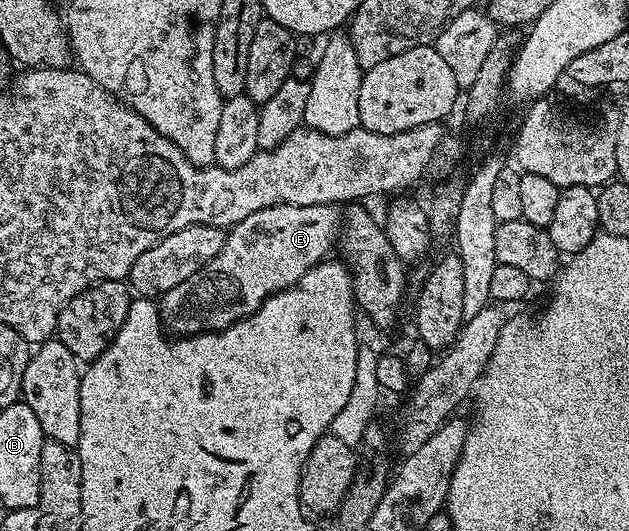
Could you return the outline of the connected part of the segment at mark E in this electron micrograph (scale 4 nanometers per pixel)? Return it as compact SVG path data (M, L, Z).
M277 205L248 215L248 219L226 233L226 242L224 247L220 247L220 255L216 255L216 259L192 275L192 279L184 279L180 287L172 287L172 291L165 293L157 302L163 326L171 334L194 337L197 333L218 333L252 316L269 297L294 288L309 269L331 256L330 248L333 245L335 248L344 220L343 214L338 211L333 205Z

